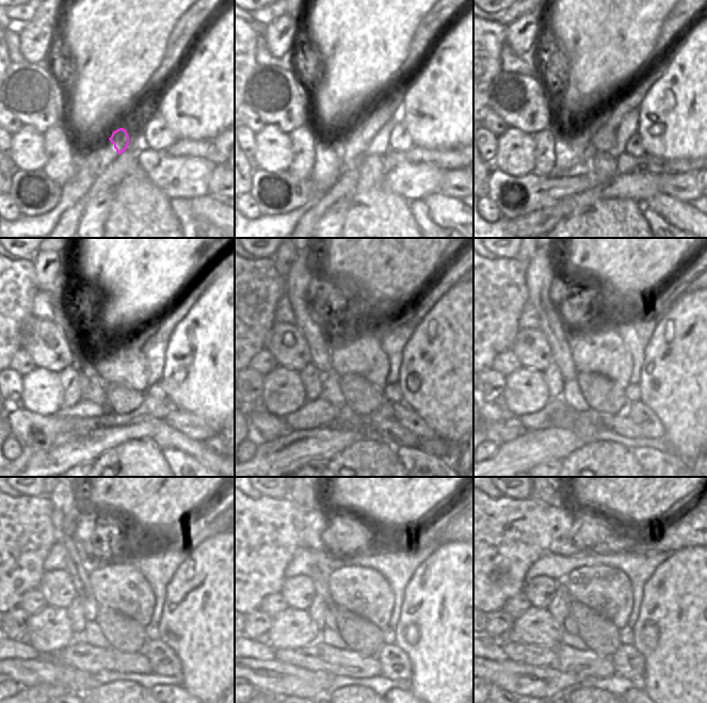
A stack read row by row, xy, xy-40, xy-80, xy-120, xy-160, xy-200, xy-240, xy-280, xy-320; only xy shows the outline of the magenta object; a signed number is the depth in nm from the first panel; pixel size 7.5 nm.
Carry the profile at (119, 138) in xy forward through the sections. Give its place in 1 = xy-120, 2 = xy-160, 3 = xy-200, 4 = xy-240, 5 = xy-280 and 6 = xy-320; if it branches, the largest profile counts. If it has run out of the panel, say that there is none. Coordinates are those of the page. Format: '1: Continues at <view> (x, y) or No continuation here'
1: Continues at xy-120 (127, 365)
2: Continues at xy-160 (363, 354)
3: Continues at xy-200 (601, 351)
4: Continues at xy-240 (121, 588)
5: Continues at xy-280 (364, 591)
6: Continues at xy-320 (607, 590)

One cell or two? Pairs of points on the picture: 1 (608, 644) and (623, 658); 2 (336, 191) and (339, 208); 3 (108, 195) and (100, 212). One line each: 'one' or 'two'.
1: two
2: two
3: one

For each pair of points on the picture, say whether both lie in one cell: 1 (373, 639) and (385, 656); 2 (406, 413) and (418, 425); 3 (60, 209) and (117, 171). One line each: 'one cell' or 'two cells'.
1: two cells
2: one cell
3: two cells

